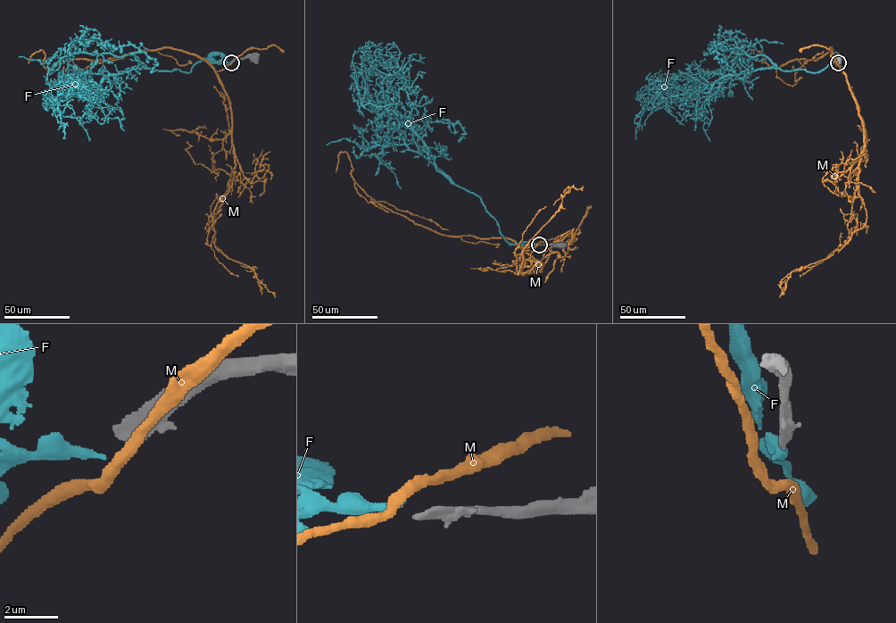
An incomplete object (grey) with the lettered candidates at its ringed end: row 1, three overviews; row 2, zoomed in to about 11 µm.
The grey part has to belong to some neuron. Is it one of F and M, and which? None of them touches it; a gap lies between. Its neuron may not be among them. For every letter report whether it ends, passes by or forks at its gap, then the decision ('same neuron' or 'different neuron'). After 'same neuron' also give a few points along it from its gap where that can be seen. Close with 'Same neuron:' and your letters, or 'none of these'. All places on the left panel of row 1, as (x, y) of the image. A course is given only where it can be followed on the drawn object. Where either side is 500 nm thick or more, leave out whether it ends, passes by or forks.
F: it ends; different neuron
M: it passes by; different neuron
Same neuron: none of these

